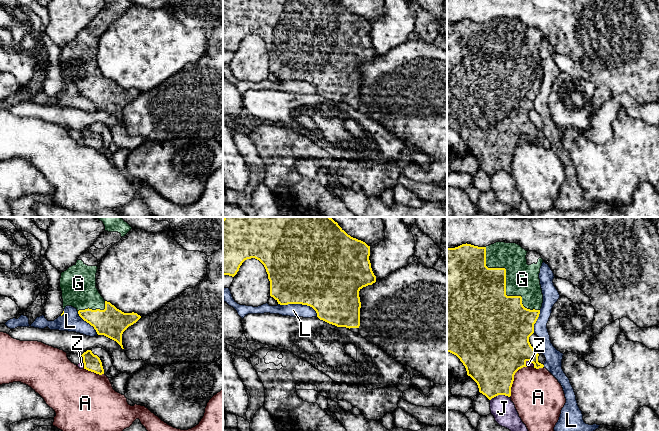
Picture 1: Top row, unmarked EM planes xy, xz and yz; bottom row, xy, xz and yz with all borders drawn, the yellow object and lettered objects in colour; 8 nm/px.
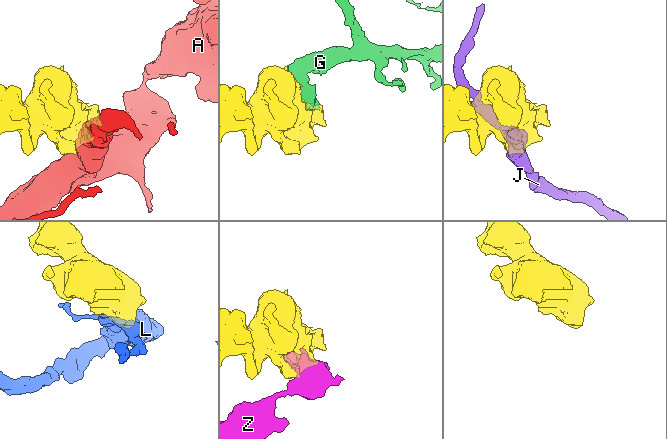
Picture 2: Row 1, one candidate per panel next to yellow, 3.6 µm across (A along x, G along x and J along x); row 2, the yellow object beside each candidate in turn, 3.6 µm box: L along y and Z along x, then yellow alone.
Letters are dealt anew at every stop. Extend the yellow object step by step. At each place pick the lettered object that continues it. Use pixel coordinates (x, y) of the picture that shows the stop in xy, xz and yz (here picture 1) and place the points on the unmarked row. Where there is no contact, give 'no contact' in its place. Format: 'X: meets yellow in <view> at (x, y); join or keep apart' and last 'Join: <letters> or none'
A: meets yellow in yz at (513, 155); keep apart
G: meets yellow in yz at (505, 59); join
J: meets yellow in yz at (499, 170); keep apart
L: meets yellow in xz at (299, 79); keep apart
Z: meets yellow in yz at (530, 137); keep apart
Join: G

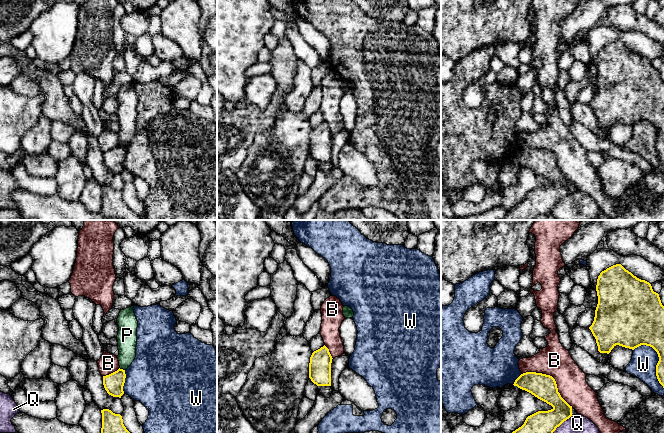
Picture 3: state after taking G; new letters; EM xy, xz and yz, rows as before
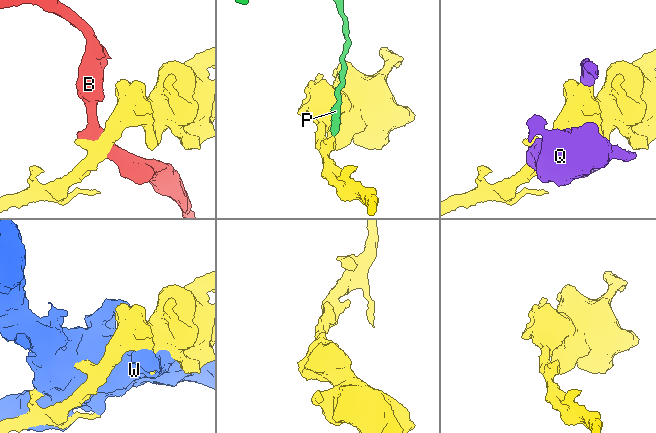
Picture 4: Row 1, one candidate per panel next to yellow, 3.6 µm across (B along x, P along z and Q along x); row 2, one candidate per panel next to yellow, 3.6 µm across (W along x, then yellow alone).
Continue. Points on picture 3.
B: meets yellow in yz at (552, 153); keep apart
P: meets yellow in xy at (122, 145); keep apart
Q: meets yellow in yz at (560, 200); keep apart
W: meets yellow in xy at (124, 157); keep apart
Join: none

